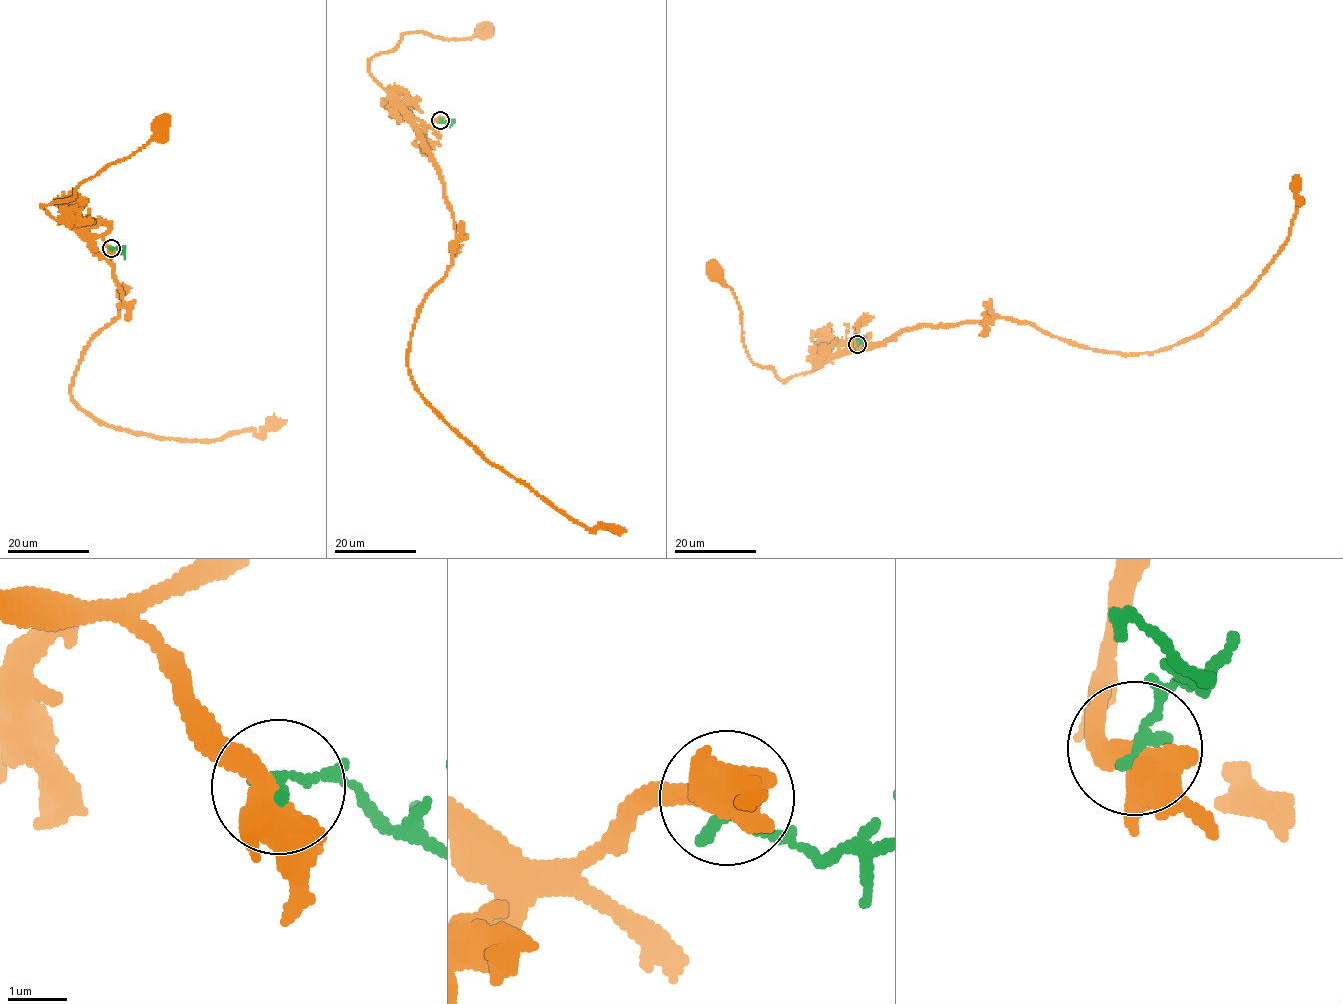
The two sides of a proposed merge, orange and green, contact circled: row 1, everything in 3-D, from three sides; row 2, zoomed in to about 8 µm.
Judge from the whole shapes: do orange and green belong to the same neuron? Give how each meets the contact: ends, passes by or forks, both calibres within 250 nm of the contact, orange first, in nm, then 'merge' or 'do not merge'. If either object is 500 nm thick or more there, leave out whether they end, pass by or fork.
orange forks; green ends; calibres 400 and 240 nm; do not merge

